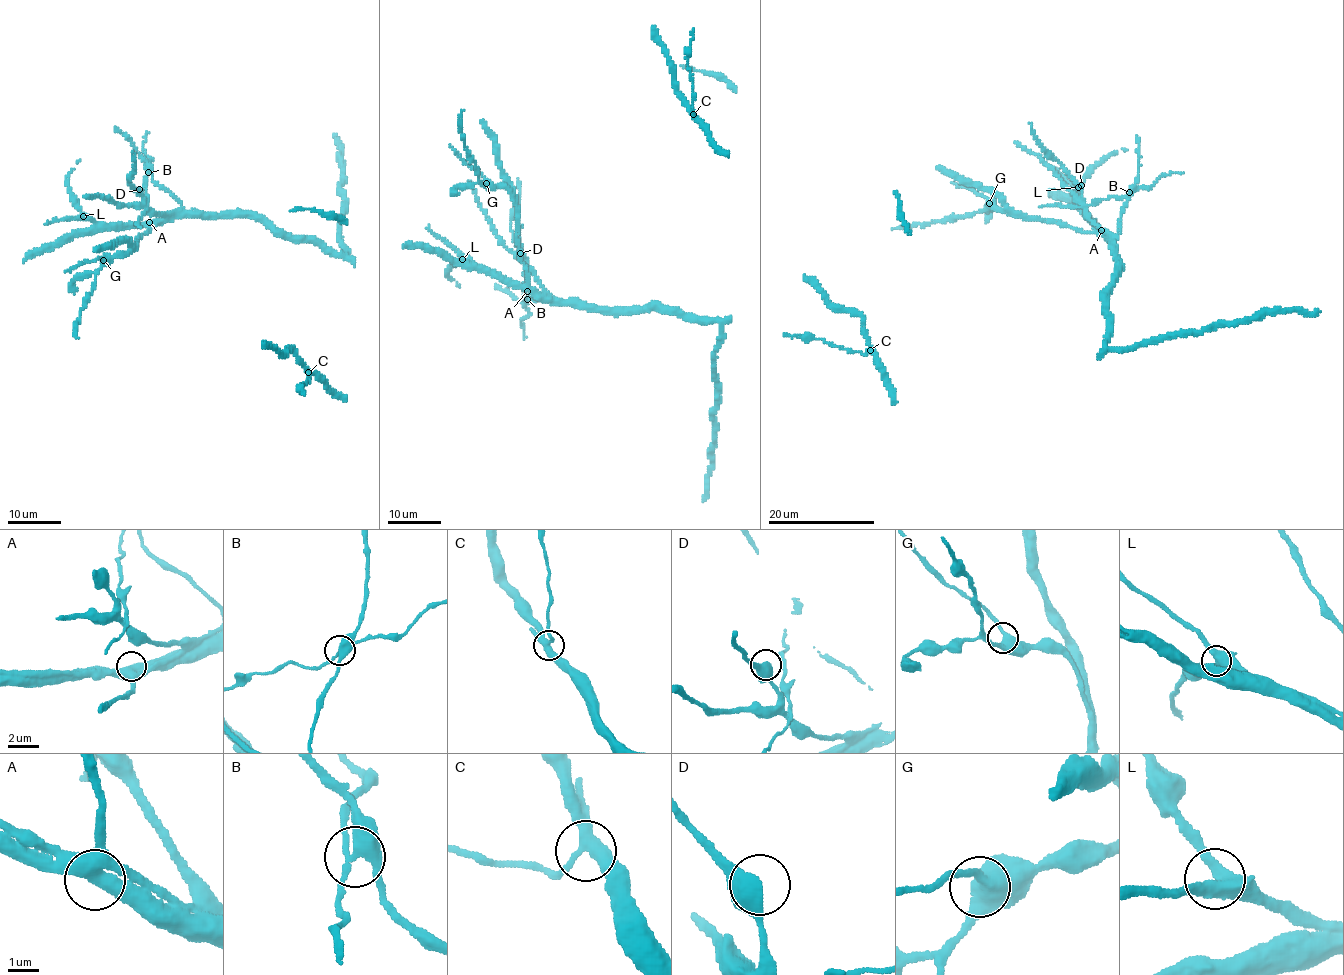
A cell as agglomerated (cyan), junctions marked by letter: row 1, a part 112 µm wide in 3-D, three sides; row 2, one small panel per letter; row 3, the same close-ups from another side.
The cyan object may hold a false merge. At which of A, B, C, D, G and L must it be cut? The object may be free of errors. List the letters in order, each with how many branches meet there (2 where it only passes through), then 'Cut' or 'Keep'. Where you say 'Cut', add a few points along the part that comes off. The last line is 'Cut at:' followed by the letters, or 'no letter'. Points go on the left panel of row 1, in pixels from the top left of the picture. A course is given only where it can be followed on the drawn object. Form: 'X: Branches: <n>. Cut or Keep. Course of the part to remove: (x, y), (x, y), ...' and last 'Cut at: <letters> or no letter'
A: Branches: 3. Keep
B: Branches: 4. Cut. Course of the part to remove: (147, 173), (145, 179), (147, 208), (138, 223), (140, 227)
C: Branches: 3. Keep
D: Branches: 3. Keep
G: Branches: 3. Keep
L: Branches: 3. Keep
Cut at: B

